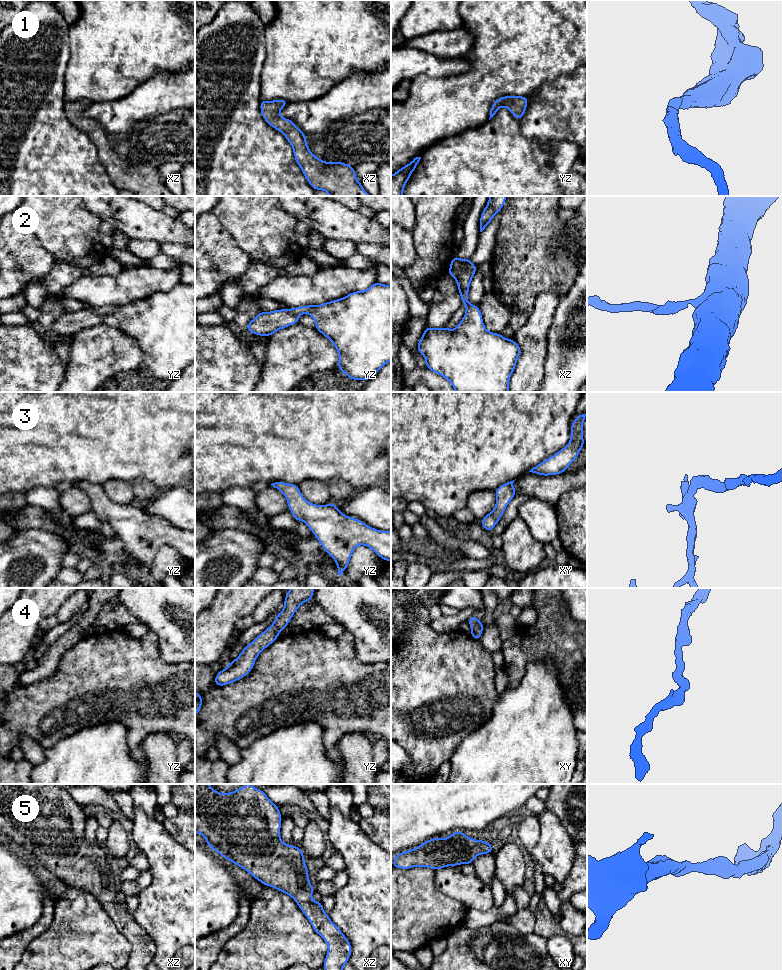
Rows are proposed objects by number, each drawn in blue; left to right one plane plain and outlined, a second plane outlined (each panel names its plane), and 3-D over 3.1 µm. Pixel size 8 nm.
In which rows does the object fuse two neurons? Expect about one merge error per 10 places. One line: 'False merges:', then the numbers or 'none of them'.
False merges: none of them

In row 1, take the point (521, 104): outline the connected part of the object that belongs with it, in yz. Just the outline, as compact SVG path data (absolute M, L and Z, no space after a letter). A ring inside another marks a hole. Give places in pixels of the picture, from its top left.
M503 96L498 98L491 106L490 118L497 113L501 107L506 107L510 110L511 114L519 121L527 108L528 97L527 96Z

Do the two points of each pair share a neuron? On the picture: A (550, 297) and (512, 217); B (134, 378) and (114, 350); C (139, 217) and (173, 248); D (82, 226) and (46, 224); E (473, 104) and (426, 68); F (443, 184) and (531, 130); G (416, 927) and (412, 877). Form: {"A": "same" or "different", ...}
{"A": "different", "B": "different", "C": "different", "D": "same", "E": "different", "F": "different", "G": "same"}

